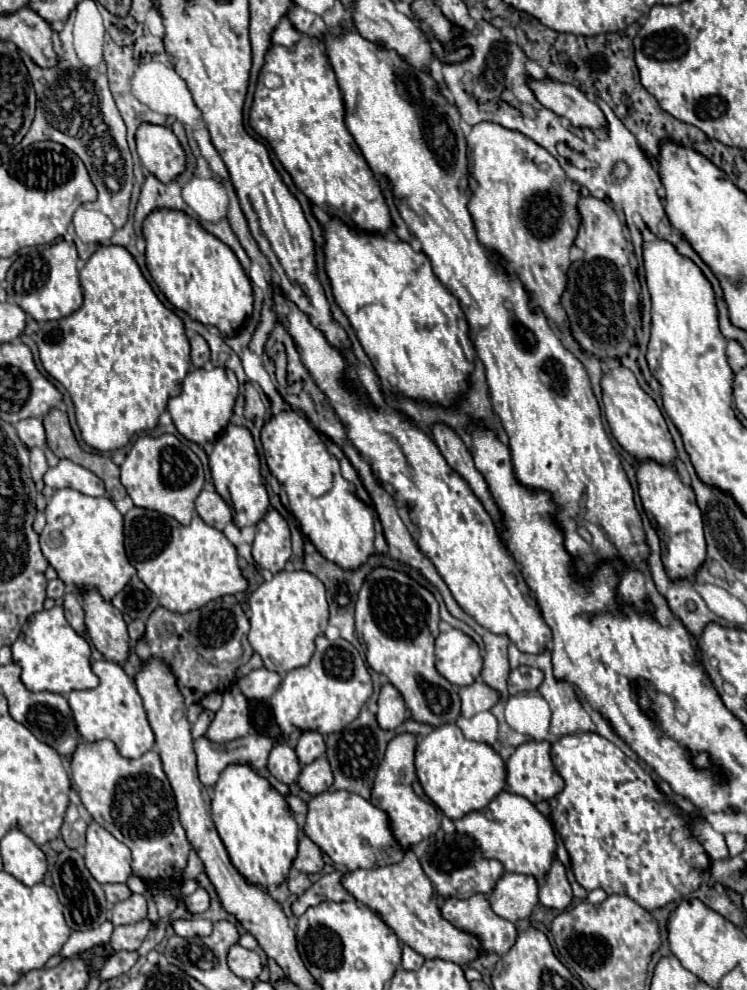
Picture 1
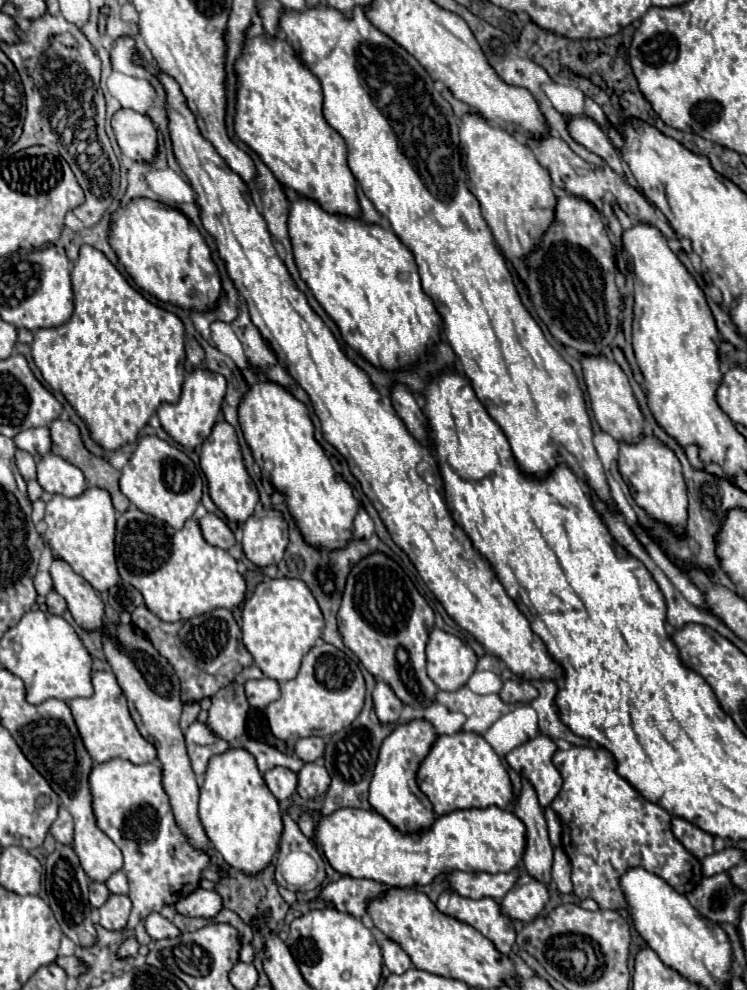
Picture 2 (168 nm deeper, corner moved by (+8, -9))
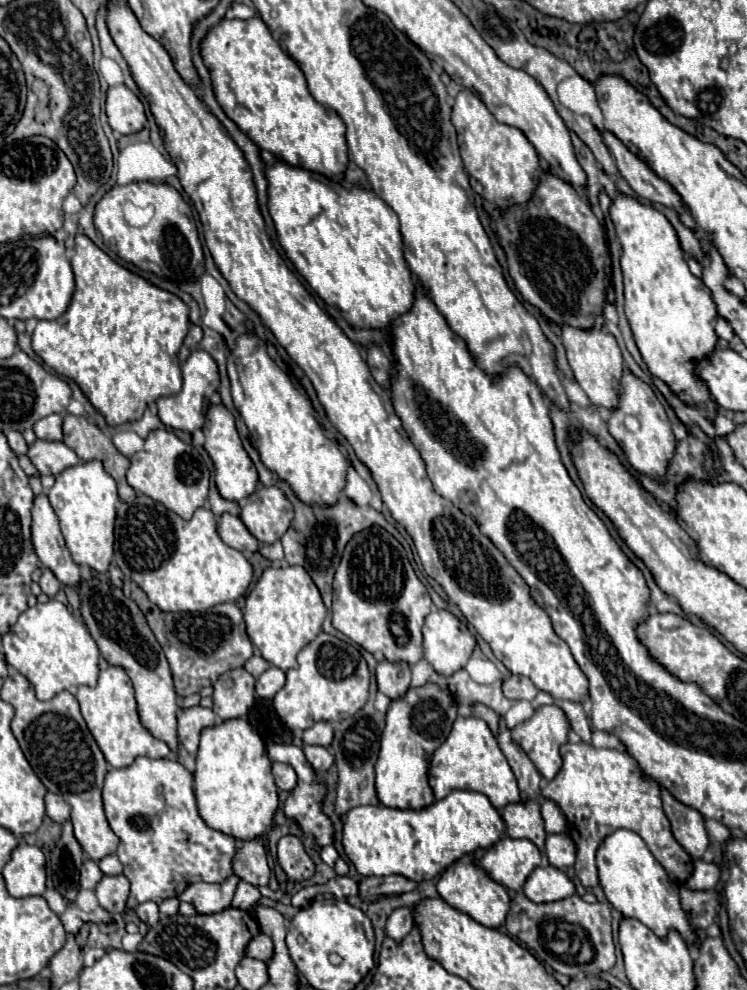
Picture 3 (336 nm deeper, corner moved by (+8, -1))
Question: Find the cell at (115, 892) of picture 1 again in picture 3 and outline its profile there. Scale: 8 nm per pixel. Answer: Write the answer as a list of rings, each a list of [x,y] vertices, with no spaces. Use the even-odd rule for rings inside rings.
[[[86,860],[84,866],[82,866],[82,872],[80,872],[80,886],[82,886],[84,890],[94,890],[96,884],[102,880],[102,876],[104,876],[104,874],[100,872],[98,864],[92,862],[92,860]]]

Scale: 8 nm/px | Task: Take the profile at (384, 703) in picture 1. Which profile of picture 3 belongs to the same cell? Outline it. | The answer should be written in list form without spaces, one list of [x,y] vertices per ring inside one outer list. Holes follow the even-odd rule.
[[[382,660],[376,666],[376,682],[382,694],[386,694],[390,700],[400,700],[410,688],[410,668],[404,662],[392,664]]]

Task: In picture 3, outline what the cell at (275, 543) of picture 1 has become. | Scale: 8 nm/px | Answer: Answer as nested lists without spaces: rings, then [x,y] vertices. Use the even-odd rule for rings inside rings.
[[[258,486],[252,496],[240,502],[240,508],[244,526],[260,544],[278,542],[294,518],[294,508],[280,488]]]

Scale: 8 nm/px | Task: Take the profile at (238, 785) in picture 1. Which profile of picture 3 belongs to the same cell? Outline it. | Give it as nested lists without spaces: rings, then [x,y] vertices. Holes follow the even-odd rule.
[[[226,720],[206,728],[196,754],[196,800],[204,822],[240,842],[264,836],[278,810],[278,788],[258,732],[244,720]]]

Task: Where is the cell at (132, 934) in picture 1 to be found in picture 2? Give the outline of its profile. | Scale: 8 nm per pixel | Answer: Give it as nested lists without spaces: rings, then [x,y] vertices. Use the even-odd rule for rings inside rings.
[[[110,760],[104,764],[94,764],[90,774],[90,790],[92,804],[98,828],[122,850],[124,866],[122,872],[130,884],[130,900],[132,912],[128,920],[128,928],[134,928],[140,920],[144,920],[150,912],[160,912],[166,904],[176,904],[180,898],[192,894],[202,880],[202,870],[210,866],[210,854],[206,850],[196,850],[188,836],[180,830],[174,820],[174,812],[168,800],[168,794],[162,786],[162,768],[158,764],[132,764],[126,760]]]

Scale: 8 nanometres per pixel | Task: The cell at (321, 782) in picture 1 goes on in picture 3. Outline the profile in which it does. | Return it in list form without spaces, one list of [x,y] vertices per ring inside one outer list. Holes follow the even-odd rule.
[[[304,744],[302,750],[306,754],[306,760],[314,768],[316,776],[322,776],[334,764],[334,756],[324,746],[308,746],[308,744]]]

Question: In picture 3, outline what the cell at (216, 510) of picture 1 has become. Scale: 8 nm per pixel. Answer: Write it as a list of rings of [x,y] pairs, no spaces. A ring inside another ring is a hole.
[[[222,514],[218,518],[218,534],[224,544],[236,548],[236,550],[250,550],[256,552],[260,548],[260,542],[244,528],[242,520],[232,514]]]

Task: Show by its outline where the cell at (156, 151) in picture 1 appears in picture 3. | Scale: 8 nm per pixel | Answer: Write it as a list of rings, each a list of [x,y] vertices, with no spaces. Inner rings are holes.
[[[112,86],[106,98],[106,114],[116,134],[136,134],[146,126],[144,106],[126,86]]]

